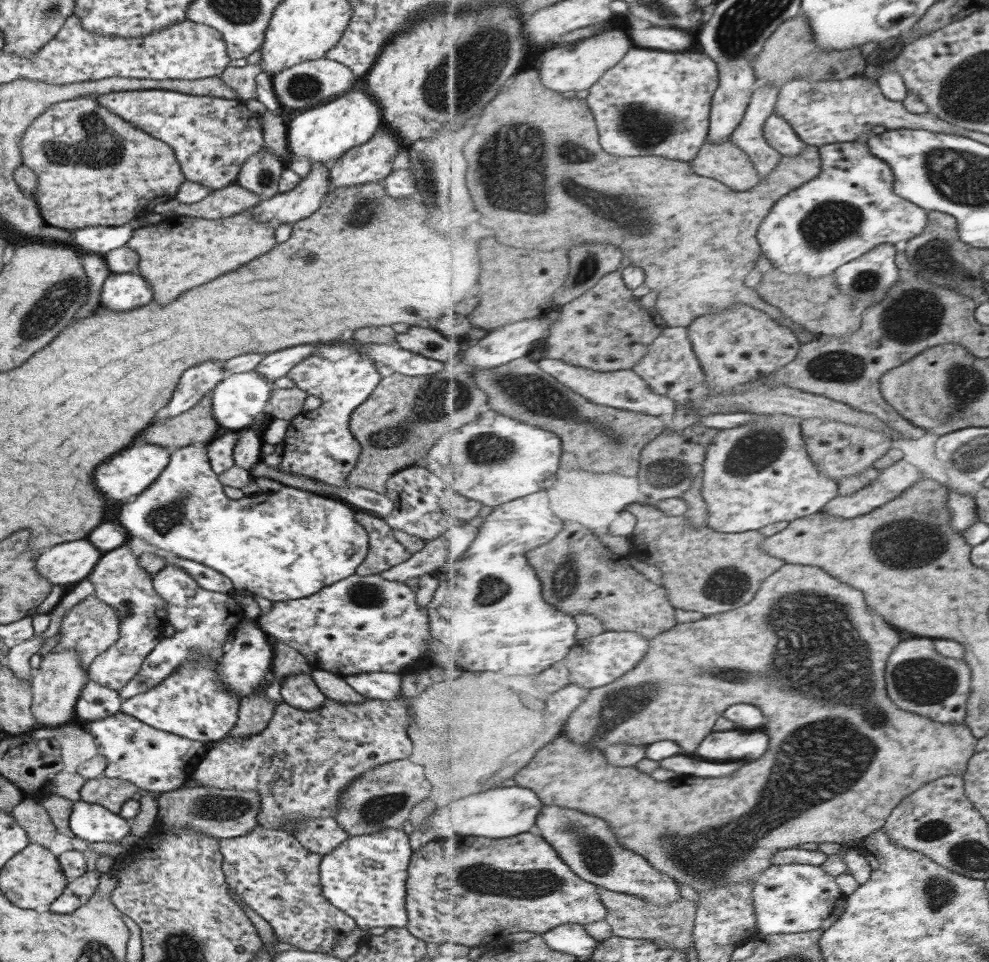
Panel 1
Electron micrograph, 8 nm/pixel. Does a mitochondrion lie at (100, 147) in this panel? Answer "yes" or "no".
yes

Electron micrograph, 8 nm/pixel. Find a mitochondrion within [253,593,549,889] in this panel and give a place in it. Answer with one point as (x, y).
(378, 808)

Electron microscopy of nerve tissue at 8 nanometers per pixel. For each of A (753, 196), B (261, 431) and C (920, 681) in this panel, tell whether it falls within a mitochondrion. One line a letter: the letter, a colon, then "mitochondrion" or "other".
A: other
B: other
C: mitochondrion

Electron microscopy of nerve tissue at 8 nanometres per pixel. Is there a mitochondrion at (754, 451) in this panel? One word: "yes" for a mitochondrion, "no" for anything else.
yes

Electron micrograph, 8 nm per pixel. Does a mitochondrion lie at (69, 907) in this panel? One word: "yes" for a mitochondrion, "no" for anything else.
no

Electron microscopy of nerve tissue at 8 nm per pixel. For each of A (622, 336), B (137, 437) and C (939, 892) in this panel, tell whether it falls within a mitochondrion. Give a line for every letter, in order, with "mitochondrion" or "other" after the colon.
A: other
B: other
C: mitochondrion

